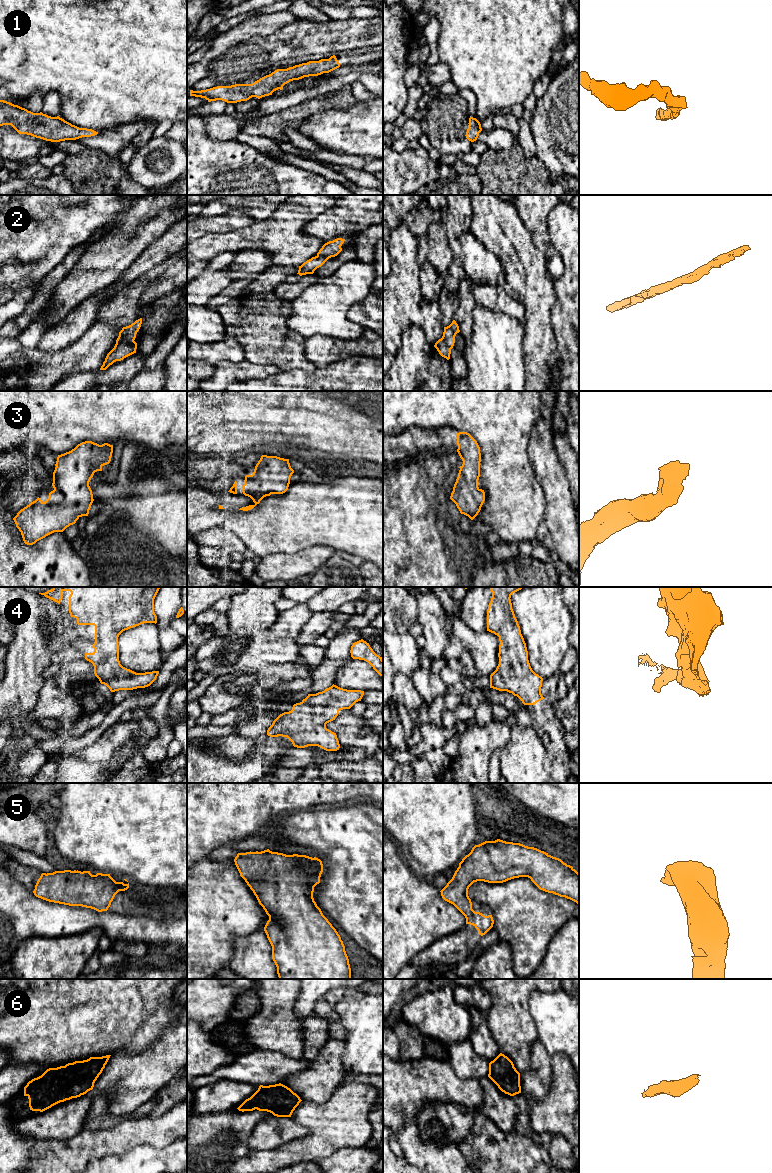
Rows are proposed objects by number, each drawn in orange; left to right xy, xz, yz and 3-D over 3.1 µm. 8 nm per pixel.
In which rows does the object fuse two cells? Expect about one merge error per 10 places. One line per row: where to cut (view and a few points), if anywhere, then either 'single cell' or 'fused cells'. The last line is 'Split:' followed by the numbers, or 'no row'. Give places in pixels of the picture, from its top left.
1: cut none; single cell
2: cut none; single cell
3: cut none; single cell
4: cut none; single cell
5: cut none; single cell
6: cut none; single cell
Split: no row

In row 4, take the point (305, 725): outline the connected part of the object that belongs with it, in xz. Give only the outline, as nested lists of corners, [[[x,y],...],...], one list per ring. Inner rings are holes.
[[[336,685],[316,694],[308,694],[292,710],[280,714],[267,730],[270,737],[287,737],[297,748],[318,746],[326,751],[337,751],[340,744],[336,733],[326,728],[339,711],[350,709],[361,701],[364,691],[347,690]]]

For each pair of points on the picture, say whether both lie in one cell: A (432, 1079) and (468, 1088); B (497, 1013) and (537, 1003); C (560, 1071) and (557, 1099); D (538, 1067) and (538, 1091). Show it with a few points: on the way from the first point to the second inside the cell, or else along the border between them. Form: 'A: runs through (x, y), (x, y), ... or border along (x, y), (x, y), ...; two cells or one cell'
A: runs through (441, 1084), (448, 1088), (459, 1088); one cell
B: border along (534, 989), (529, 996), (528, 1006), (537, 1027); two cells
C: runs through (560, 1078), (560, 1092); one cell
D: runs through (538, 1073), (538, 1085); one cell

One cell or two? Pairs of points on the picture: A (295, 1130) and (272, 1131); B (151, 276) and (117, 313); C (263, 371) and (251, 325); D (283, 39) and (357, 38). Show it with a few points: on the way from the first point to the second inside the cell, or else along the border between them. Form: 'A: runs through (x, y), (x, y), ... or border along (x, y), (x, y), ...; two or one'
A: runs through (289, 1130), (278, 1130); one
B: runs through (141, 284), (130, 295), (126, 303); one
C: border along (254, 362), (275, 365), (281, 371); two
D: runs through (301, 39), (339, 38); one

